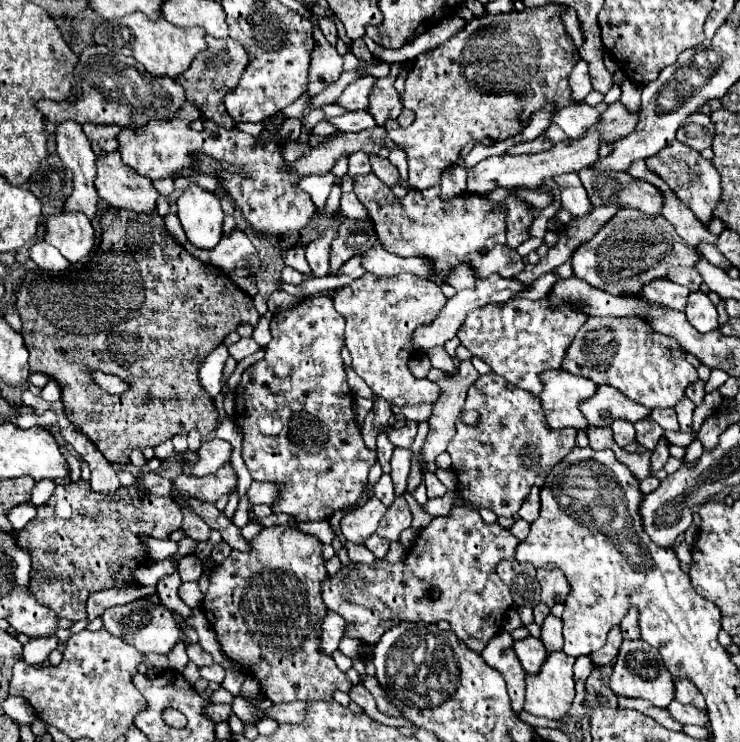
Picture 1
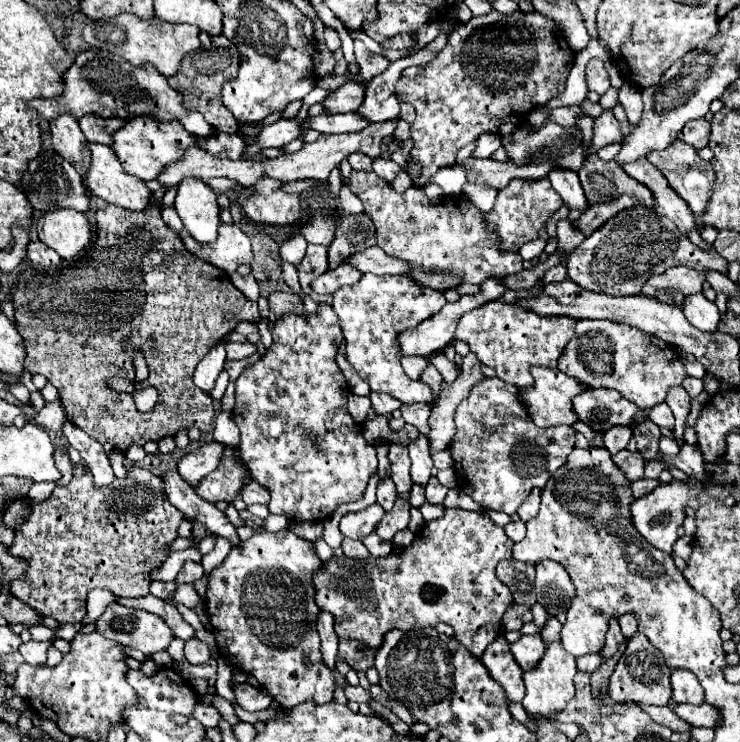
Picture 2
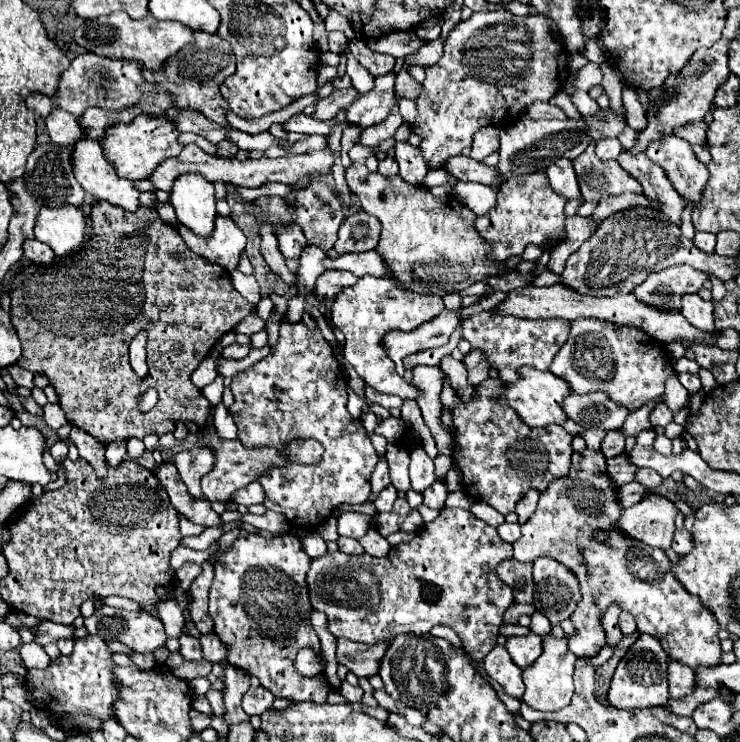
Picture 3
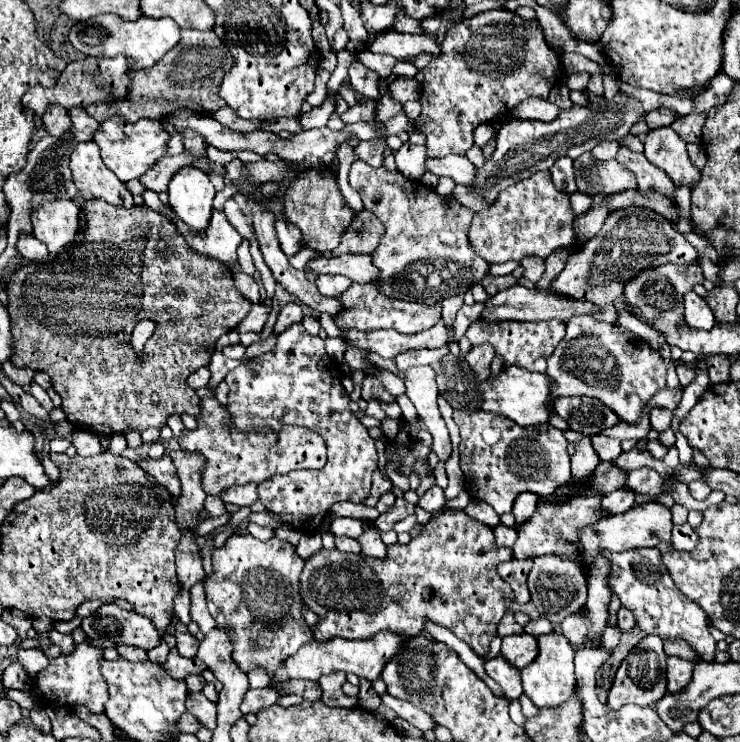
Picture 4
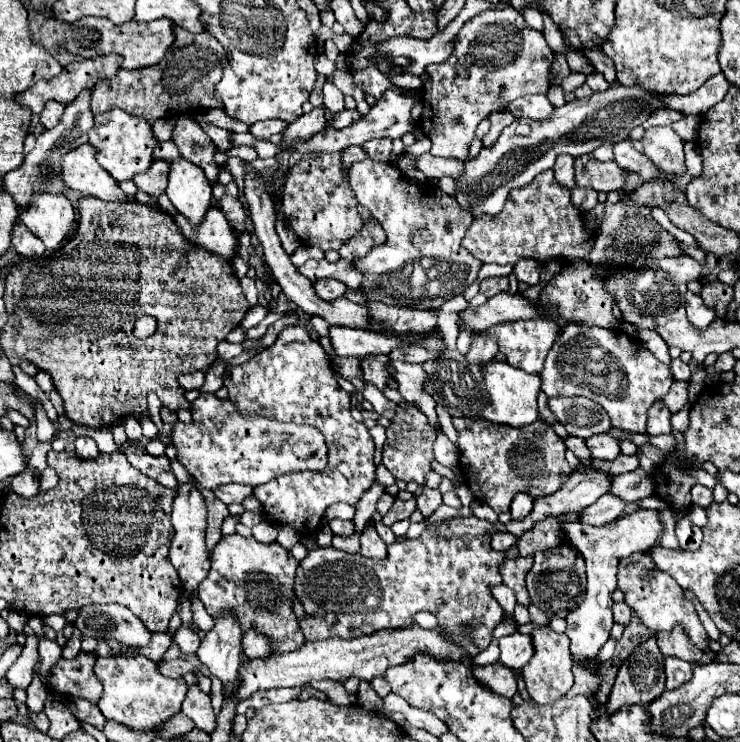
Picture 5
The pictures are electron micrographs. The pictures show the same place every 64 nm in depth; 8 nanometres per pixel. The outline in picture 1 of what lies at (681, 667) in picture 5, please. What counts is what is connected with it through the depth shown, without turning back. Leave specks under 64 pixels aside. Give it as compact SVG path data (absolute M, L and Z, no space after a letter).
M676 678L676 700L684 704L692 704L696 708L704 708L704 696L694 688L694 684L686 678Z

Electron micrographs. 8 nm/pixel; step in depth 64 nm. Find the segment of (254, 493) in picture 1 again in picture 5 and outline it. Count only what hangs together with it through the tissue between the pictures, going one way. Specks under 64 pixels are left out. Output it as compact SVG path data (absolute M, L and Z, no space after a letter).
M226 484L226 486L220 486L214 490L216 498L220 498L224 504L232 504L232 502L238 502L242 504L244 498L252 496L252 486L242 486L242 484Z

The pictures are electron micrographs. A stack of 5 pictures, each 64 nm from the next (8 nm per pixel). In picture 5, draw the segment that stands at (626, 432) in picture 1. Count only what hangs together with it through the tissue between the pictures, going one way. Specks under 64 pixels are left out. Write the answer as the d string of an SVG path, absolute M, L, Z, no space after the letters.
M596 434L586 440L586 446L590 448L592 456L598 460L614 460L620 454L618 440L614 440L608 434Z

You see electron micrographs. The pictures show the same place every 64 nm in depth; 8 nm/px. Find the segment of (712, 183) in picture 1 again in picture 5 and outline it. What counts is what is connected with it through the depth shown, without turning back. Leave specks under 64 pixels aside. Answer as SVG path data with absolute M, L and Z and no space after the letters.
M670 126L646 130L642 144L648 160L652 160L656 168L662 170L668 178L674 180L686 174L684 142Z

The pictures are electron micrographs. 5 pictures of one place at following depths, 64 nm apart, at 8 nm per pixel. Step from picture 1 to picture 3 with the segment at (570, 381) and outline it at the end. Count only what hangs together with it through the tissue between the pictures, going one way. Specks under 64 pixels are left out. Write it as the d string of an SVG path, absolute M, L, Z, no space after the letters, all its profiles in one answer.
M520 368L520 374L522 374L522 378L516 384L506 384L506 392L500 398L500 402L506 406L512 406L518 412L518 416L526 424L530 424L532 428L544 428L550 424L564 424L568 420L568 416L566 416L562 404L564 404L564 398L574 394L568 388L568 382L560 380L556 374L552 374L548 370L540 372L536 368Z

